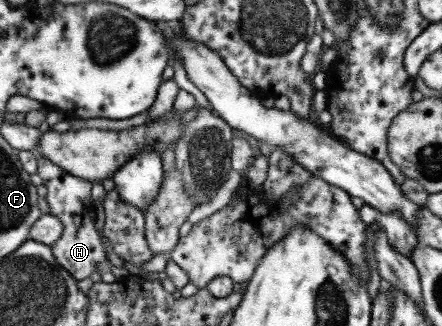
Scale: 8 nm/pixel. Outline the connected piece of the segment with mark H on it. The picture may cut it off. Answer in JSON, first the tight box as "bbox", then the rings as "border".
{"bbox":[37,157,112,281],"border":[[[37,157],[37,175],[46,187],[46,202],[49,214],[61,220],[63,231],[61,237],[48,248],[50,259],[55,261],[73,280],[79,281],[89,278],[93,271],[104,275],[112,267],[107,260],[107,253],[103,249],[99,238],[99,229],[95,229],[95,205],[91,200],[91,182],[80,177],[72,176],[58,165],[43,157]]]}

